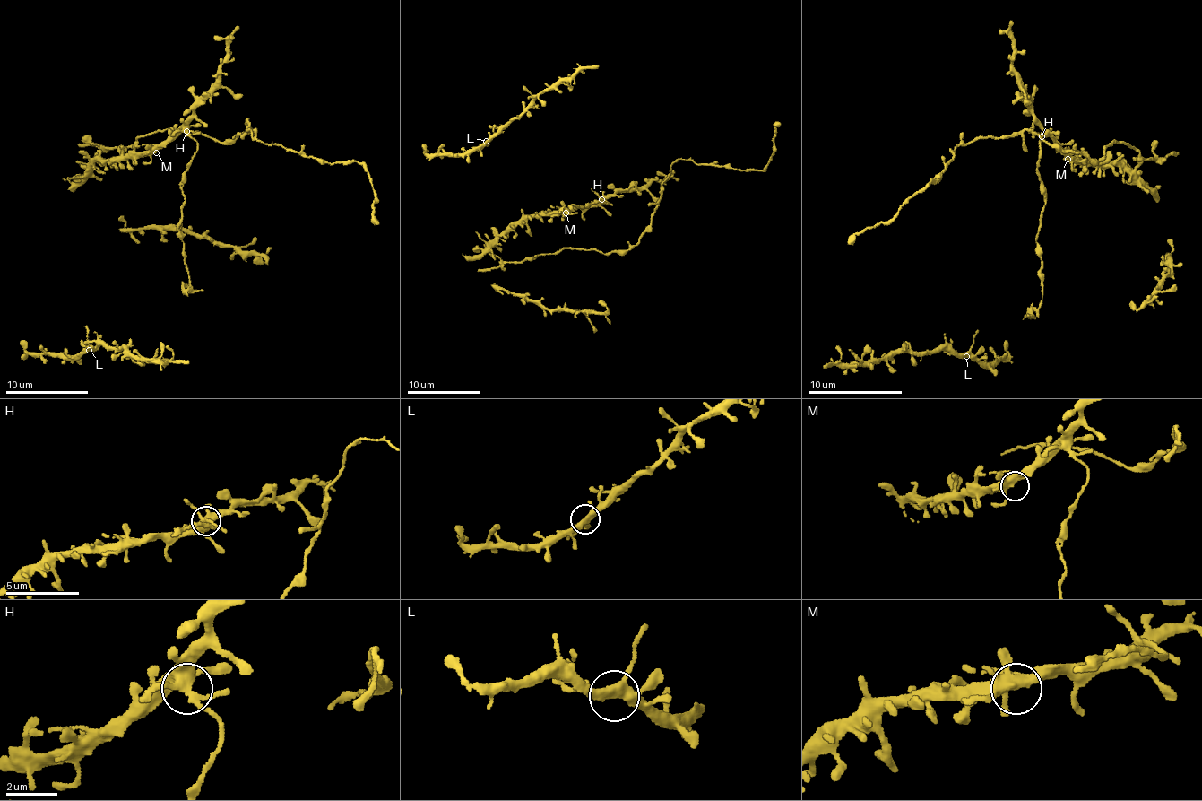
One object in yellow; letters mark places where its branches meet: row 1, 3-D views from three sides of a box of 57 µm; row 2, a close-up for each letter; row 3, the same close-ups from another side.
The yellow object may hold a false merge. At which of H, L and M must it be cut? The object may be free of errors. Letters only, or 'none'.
H

